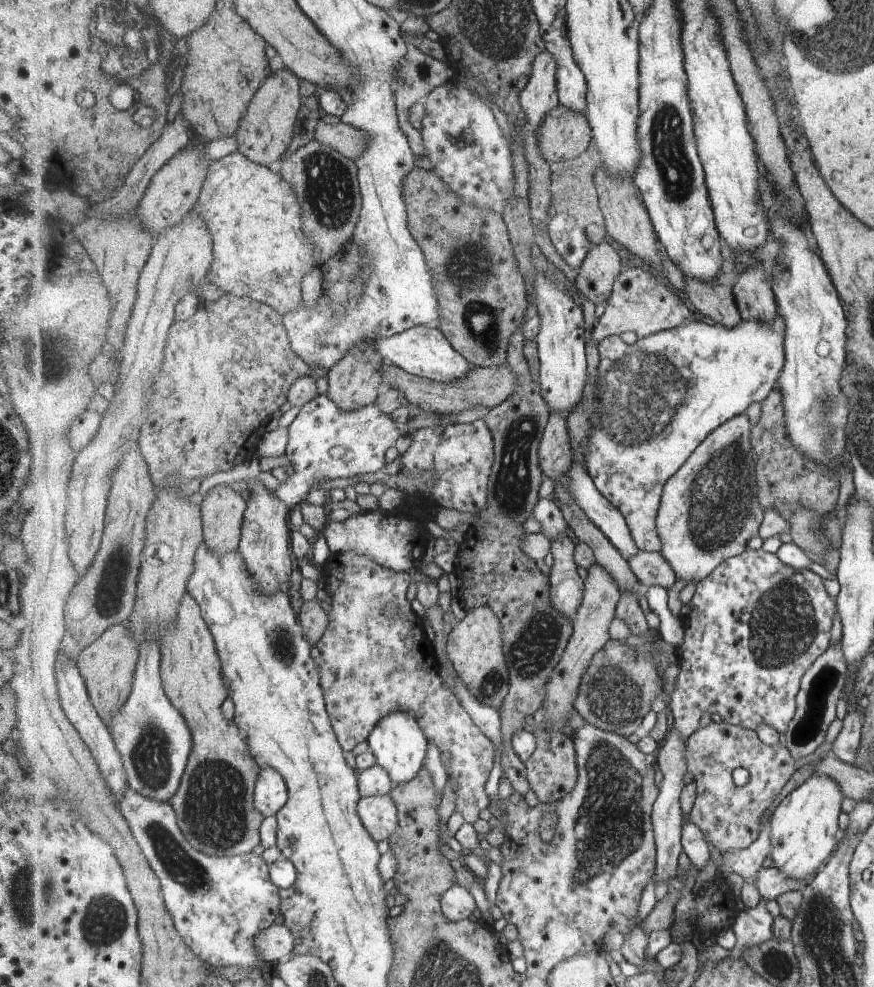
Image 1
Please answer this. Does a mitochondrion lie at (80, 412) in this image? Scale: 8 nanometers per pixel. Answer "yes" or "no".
no

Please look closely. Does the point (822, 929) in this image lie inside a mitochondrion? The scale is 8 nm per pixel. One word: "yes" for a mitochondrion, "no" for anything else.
yes

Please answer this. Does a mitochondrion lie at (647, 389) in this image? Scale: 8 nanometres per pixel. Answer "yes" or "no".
yes

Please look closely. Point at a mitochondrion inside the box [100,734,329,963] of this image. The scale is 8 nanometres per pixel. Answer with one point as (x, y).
(214, 806)

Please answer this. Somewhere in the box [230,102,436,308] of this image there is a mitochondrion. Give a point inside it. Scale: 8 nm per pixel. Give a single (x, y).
(328, 191)

